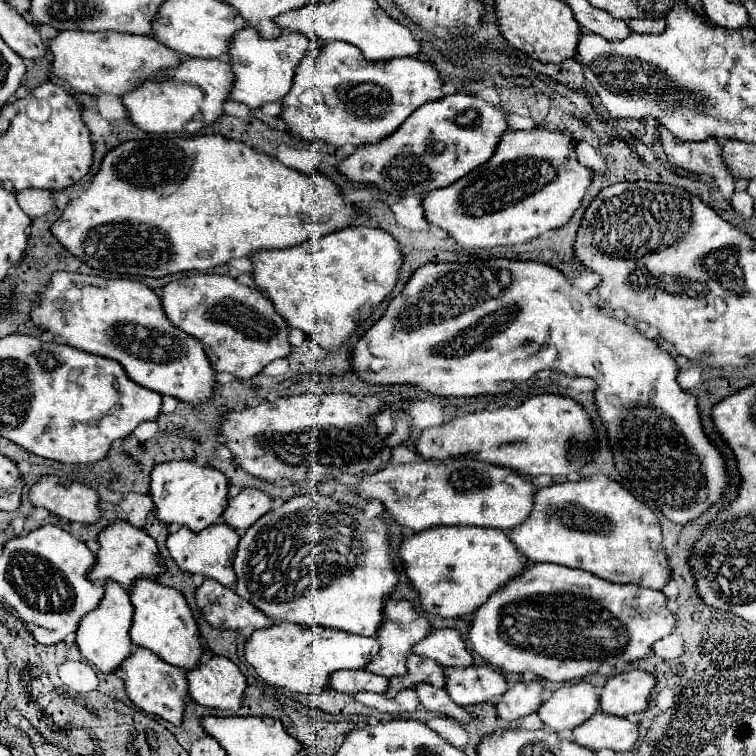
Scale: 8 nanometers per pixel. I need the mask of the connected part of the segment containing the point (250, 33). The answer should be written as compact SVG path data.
M245 27L231 41L231 67L235 73L235 87L231 89L231 99L249 105L251 109L261 107L263 103L281 101L293 87L295 67L299 65L305 53L319 53L321 39L311 39L303 33L283 33L277 39L263 39L259 31Z

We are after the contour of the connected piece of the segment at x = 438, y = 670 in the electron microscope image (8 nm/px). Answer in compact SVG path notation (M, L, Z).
M411 655L407 659L407 675L403 677L391 677L389 679L389 689L387 689L387 697L395 697L399 691L415 687L419 683L431 683L435 687L445 687L445 679L443 679L443 667L427 657L421 655Z

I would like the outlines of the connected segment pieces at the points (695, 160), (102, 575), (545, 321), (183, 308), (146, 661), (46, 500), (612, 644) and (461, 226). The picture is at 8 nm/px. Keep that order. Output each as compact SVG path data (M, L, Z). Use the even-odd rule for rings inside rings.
M659 125L659 137L671 165L681 167L689 173L705 173L713 177L723 197L731 199L731 193L735 191L735 177L731 175L731 171L727 171L727 165L723 163L721 145L717 143L717 139L695 143L681 141L673 137L663 125Z
M115 521L111 523L101 535L99 535L101 551L97 553L97 563L93 565L91 573L87 575L93 583L105 583L107 579L121 583L123 587L131 589L131 585L139 577L155 577L165 573L165 567L159 557L159 549L153 537L147 535L147 531L133 527L127 521Z
M487 259L487 261L469 261L469 263L429 263L429 265L419 267L413 273L413 277L409 279L409 283L405 285L403 293L397 295L389 303L383 317L357 341L357 345L353 349L351 363L353 363L353 371L367 383L373 383L373 385L377 385L377 383L381 383L381 385L413 385L417 389L423 389L423 391L429 391L429 393L441 395L441 397L473 397L473 395L505 393L505 391L509 391L511 383L523 383L541 369L555 369L555 371L563 371L567 375L591 377L599 385L595 391L595 399L597 399L599 415L605 423L609 435L611 435L611 447L613 447L613 457L615 457L615 465L617 465L619 475L623 475L631 483L631 487L637 489L639 495L649 499L669 521L679 523L679 525L691 523L693 519L701 517L707 509L711 509L731 485L725 457L717 451L717 447L711 443L711 439L703 431L701 415L697 409L697 399L691 393L683 391L677 383L679 367L675 363L675 357L669 351L663 351L657 345L657 341L647 339L643 333L639 333L635 329L635 325L621 321L615 315L605 313L599 307L599 303L595 303L591 299L589 293L575 289L571 285L571 279L565 273L561 273L559 269L555 269L547 263L541 263L541 261ZM507 271L511 271L511 275L513 275L509 287L507 287Z
M191 275L177 279L165 285L161 301L169 321L203 343L213 369L219 373L225 371L239 379L249 379L271 361L291 353L287 341L289 325L275 311L271 299L259 289L237 283L233 277Z
M137 647L137 651L121 665L121 669L127 675L125 689L127 689L127 695L133 705L137 705L139 709L143 709L149 715L157 715L173 725L181 725L187 695L189 695L187 675L183 669L159 659L153 651L143 649L143 647Z
M43 477L29 493L35 507L45 507L69 523L97 523L101 517L99 495L81 483L61 485L51 477Z
M553 563L529 565L523 575L509 581L483 603L469 625L469 641L475 653L505 673L531 671L537 677L565 683L581 679L601 665L631 663L647 657L655 641L669 635L675 627L675 617L665 605L667 597L661 591L639 585L617 585L603 581L581 569L567 569Z
M543 127L529 131L507 131L501 137L495 155L485 165L451 183L449 187L441 187L425 195L425 217L429 223L449 231L463 249L517 245L531 241L549 229L563 227L581 207L581 199L593 179L591 169L575 159L575 145L577 143L569 131L549 131Z

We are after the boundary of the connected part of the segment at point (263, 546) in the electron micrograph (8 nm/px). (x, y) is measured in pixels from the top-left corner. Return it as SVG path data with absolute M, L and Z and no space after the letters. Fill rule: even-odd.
M311 495L293 497L251 525L239 541L233 569L237 573L237 595L253 603L273 621L319 625L355 635L375 635L383 623L385 601L399 583L391 559L387 523L381 517L367 519L355 505L333 501L329 497L313 499Z

